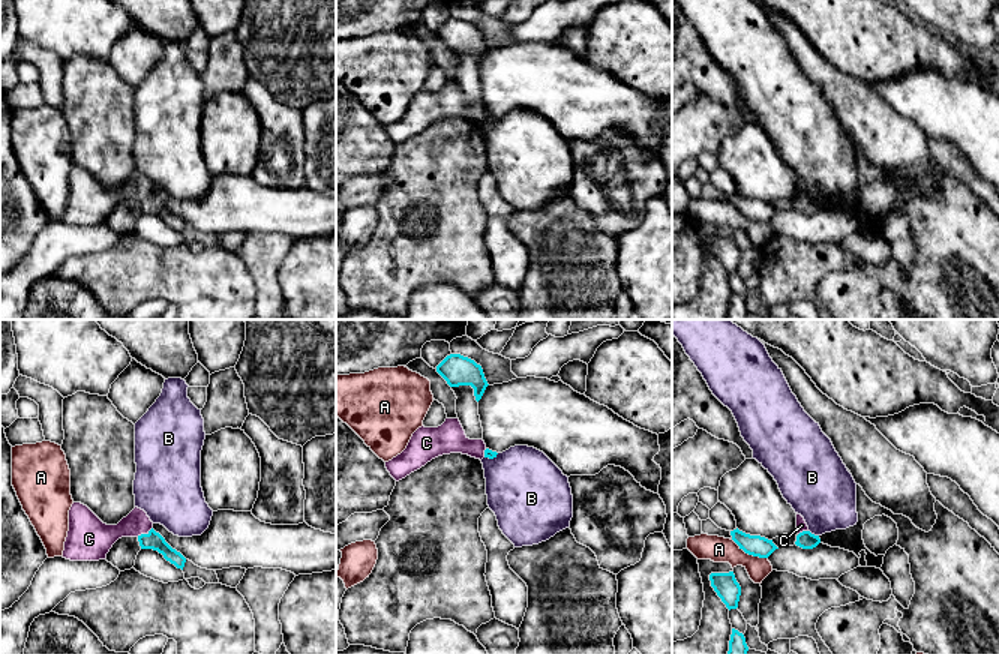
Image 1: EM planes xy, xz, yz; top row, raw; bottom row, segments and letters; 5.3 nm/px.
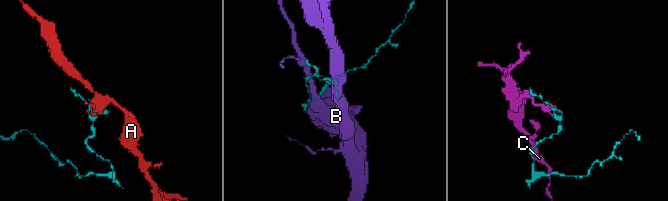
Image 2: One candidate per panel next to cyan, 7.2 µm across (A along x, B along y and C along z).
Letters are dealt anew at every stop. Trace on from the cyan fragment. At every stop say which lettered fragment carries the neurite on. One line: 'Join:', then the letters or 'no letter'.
Join: no letter

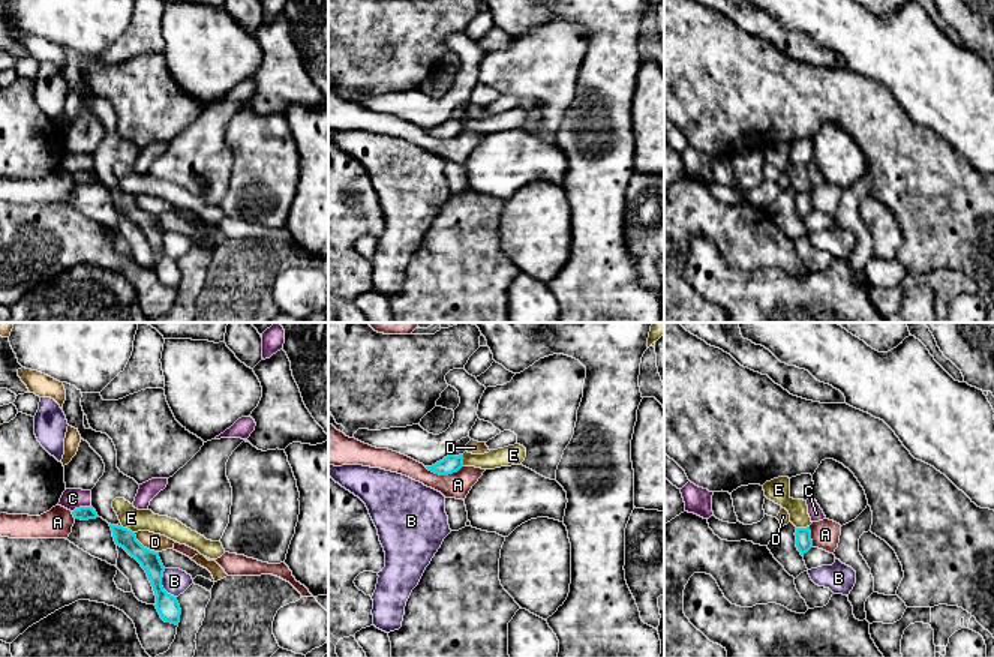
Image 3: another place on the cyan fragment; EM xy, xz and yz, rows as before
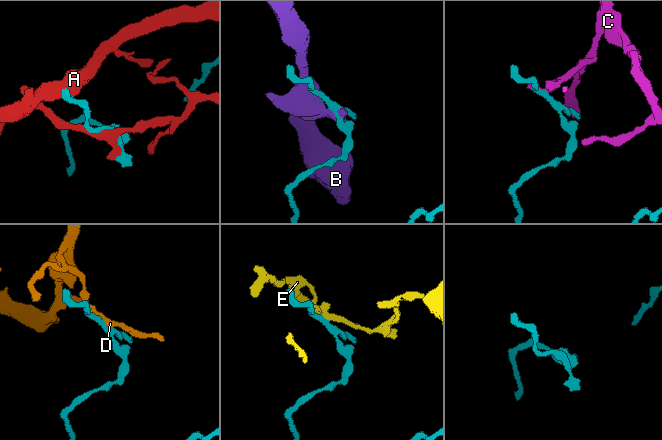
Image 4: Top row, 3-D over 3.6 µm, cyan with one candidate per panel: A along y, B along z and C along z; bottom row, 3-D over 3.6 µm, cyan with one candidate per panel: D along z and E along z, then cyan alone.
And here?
Join: no letter

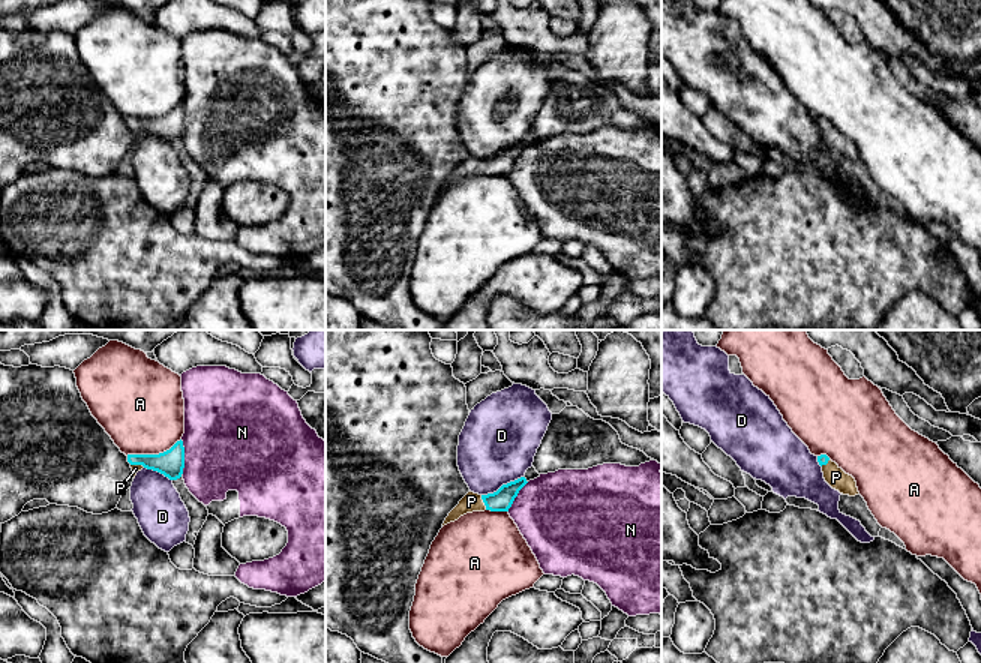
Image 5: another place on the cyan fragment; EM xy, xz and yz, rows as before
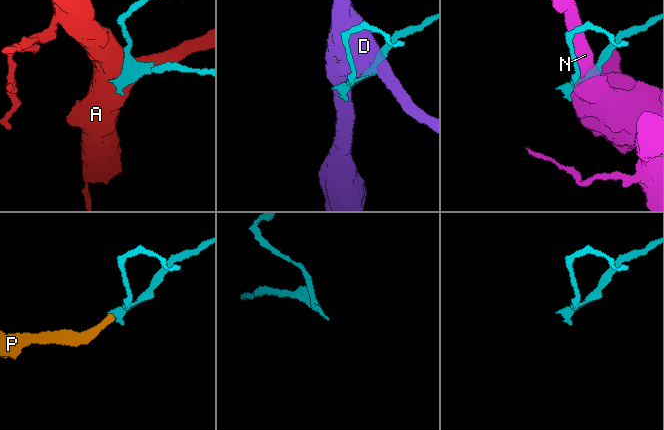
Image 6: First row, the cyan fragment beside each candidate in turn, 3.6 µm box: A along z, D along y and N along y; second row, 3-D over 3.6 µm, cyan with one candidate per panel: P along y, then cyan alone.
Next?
Join: P

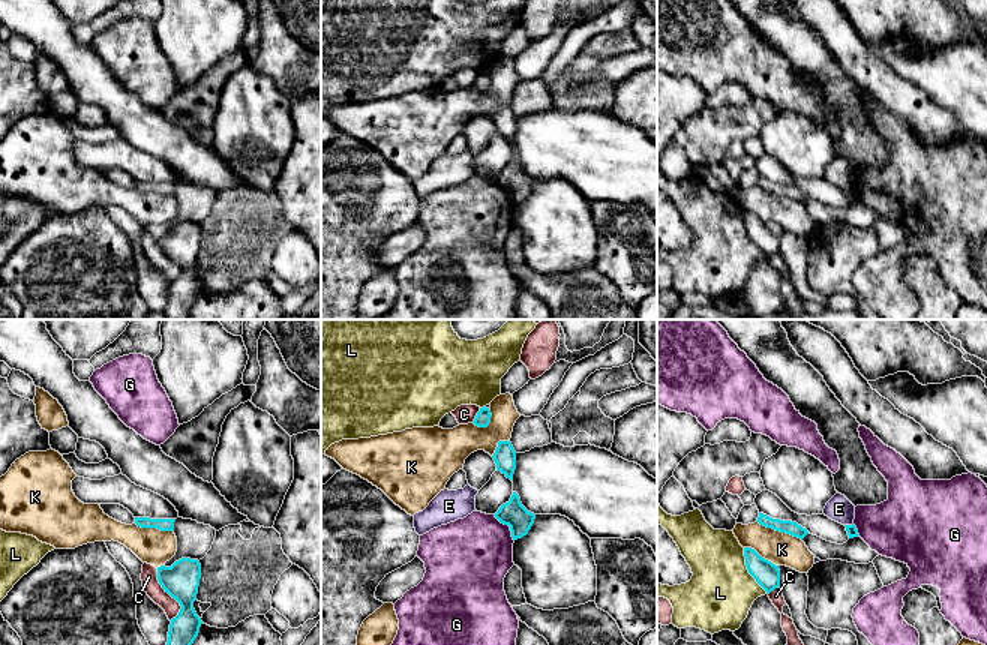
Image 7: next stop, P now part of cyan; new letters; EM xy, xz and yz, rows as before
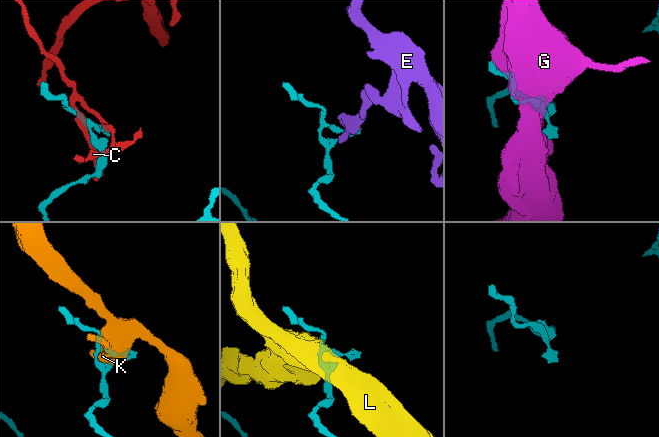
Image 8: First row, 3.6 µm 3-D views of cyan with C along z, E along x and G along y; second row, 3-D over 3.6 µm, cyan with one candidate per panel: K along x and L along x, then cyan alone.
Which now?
Join: no letter

